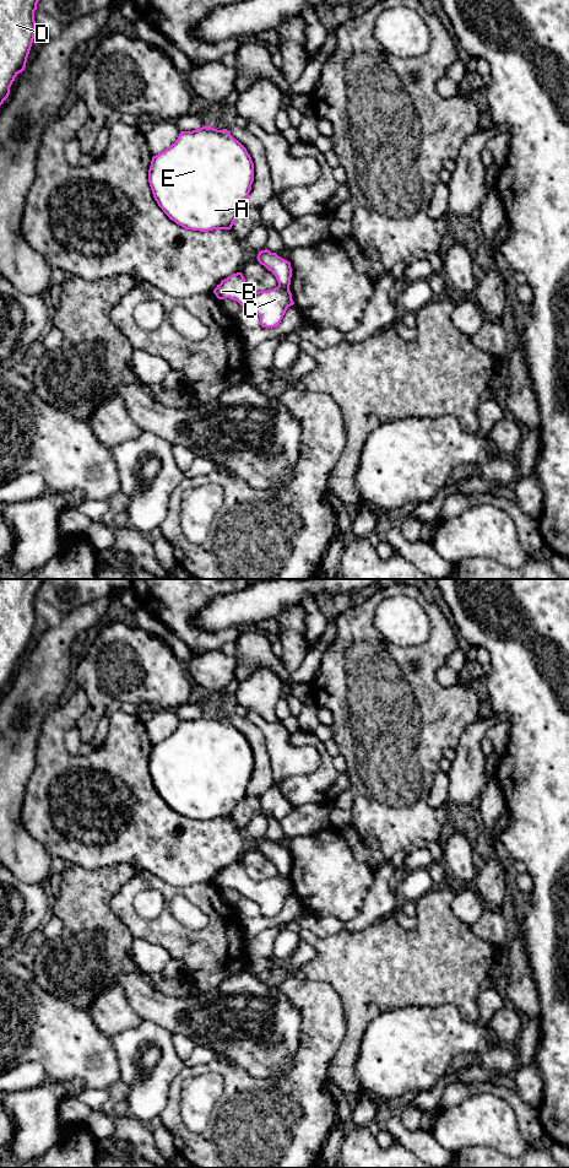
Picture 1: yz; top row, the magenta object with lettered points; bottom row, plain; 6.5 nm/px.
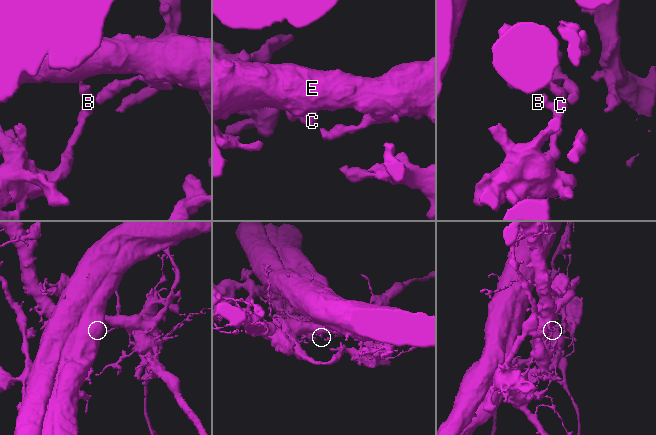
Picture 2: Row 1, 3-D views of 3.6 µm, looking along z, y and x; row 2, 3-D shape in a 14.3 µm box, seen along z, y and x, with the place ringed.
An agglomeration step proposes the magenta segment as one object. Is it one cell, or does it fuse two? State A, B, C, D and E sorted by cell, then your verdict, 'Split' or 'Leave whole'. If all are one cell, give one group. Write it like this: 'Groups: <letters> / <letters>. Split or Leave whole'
Groups: A E / B C D. Split

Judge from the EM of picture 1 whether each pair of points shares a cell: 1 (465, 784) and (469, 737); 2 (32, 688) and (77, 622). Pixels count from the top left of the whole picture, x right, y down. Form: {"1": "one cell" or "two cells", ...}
{"1": "one cell", "2": "one cell"}

